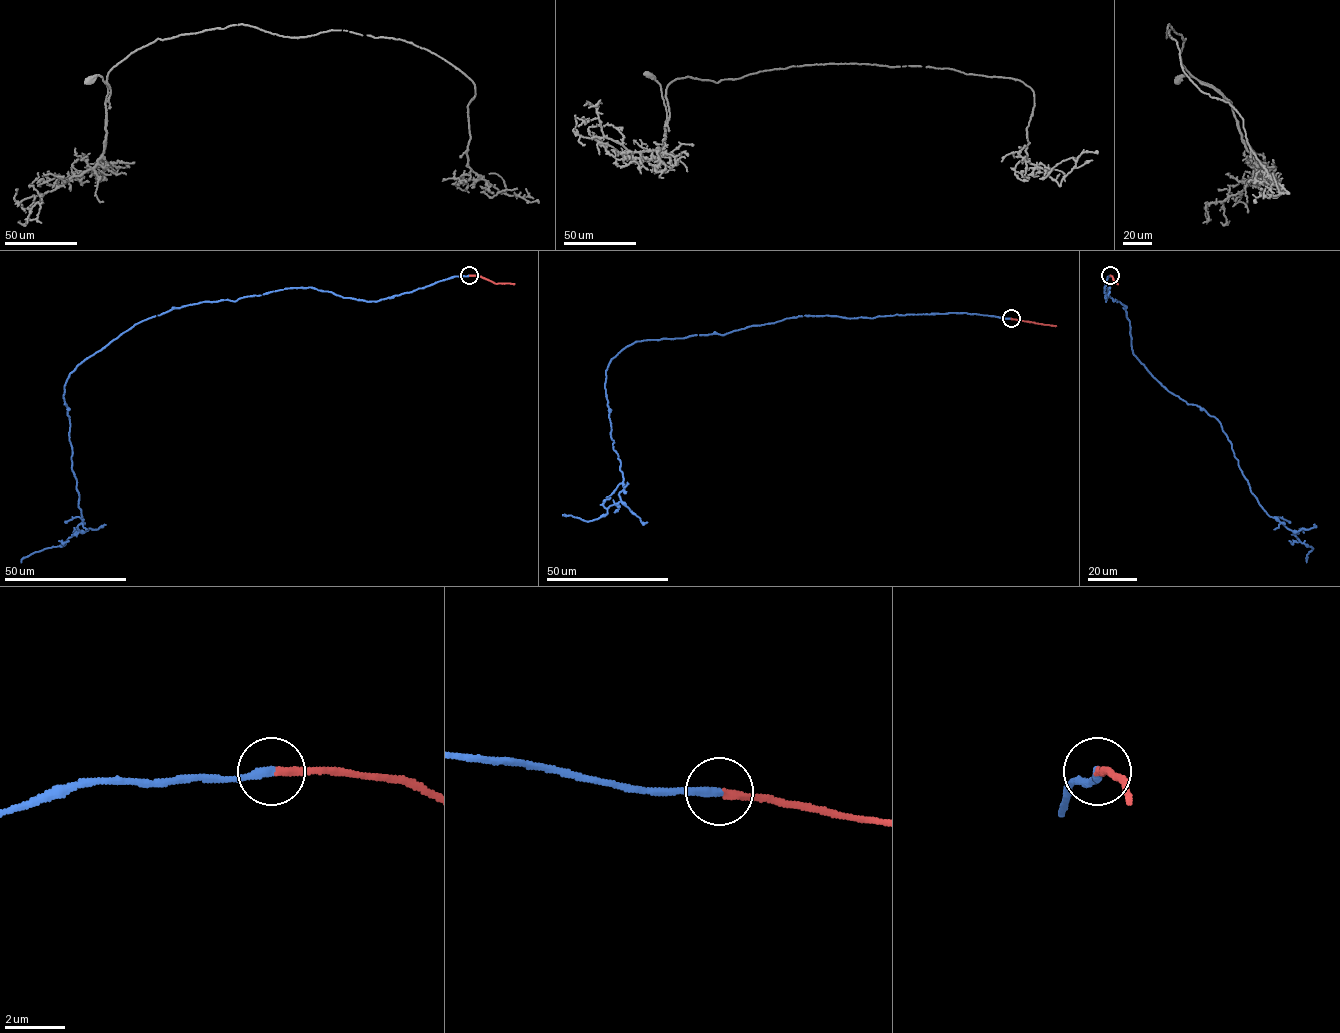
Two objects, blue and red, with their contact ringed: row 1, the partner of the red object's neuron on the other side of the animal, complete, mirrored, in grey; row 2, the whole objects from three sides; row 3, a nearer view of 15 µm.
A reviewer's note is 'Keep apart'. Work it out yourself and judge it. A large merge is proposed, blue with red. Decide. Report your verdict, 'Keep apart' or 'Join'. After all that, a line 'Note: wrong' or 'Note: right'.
Join
Note: wrong

